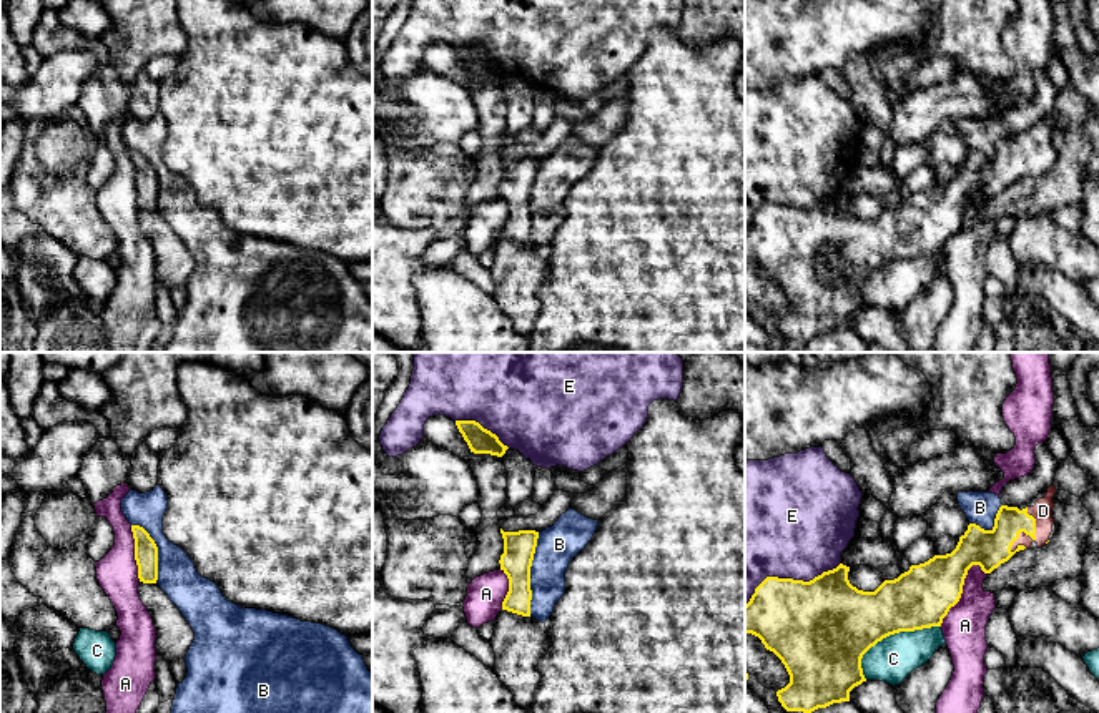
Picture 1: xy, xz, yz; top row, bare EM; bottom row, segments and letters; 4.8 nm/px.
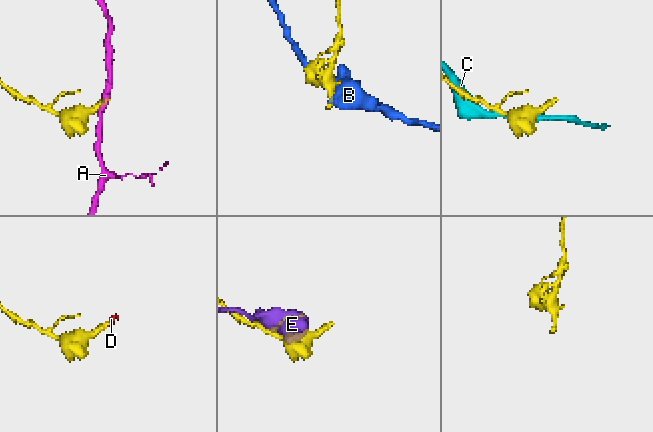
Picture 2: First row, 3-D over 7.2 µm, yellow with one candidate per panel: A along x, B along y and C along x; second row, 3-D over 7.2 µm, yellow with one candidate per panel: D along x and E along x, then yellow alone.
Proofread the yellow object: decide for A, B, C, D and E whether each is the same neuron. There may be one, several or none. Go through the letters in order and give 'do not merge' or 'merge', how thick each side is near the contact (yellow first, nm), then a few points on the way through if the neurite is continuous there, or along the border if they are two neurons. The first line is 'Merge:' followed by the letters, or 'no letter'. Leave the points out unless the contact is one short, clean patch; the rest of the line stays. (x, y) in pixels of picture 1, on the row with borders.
Merge: D
A: do not merge; calibres 300 and 200 nm
B: do not merge; calibres 160 and 190 nm
C: do not merge; calibres 380 and 220 nm
D: merge; calibres 190 and 100 nm; way yz (988, 549), (1011, 532), (1033, 539), (1034, 524), (1043, 511)
E: do not merge; calibres 440 and 500 nm

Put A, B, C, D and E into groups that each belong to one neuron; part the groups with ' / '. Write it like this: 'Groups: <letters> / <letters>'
Groups: A / B / C / D / E

